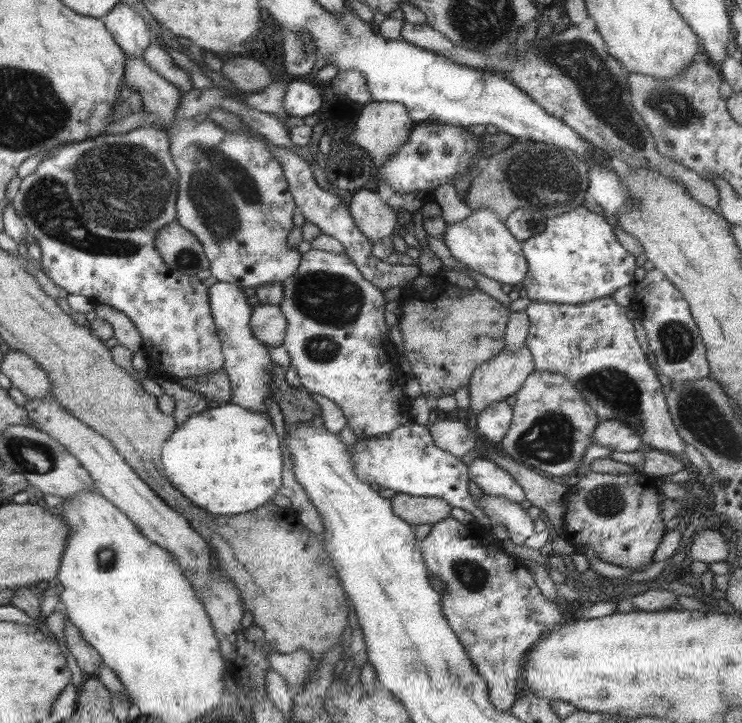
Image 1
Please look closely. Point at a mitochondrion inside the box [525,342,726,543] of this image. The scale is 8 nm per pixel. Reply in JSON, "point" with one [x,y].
{"point":[615,389]}

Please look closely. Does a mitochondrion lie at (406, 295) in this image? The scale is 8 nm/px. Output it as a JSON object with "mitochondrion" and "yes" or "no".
{"mitochondrion":"no"}

